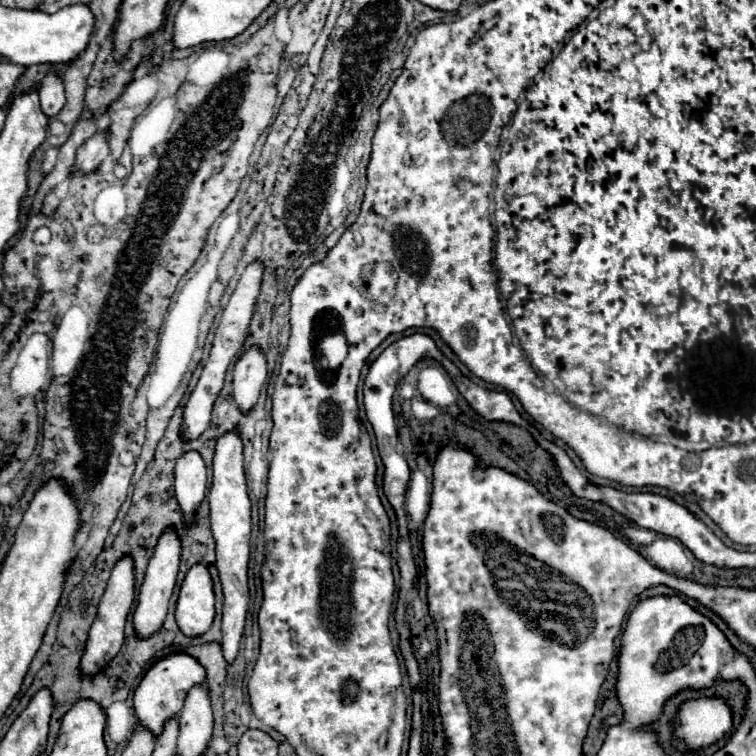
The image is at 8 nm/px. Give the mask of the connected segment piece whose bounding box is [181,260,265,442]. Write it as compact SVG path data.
M253 260L251 264L247 264L245 272L241 274L225 310L223 310L223 316L221 316L221 322L219 322L219 328L215 332L215 340L213 340L213 348L211 348L211 354L209 354L209 360L203 368L203 374L195 386L195 390L191 392L187 404L185 404L185 412L183 412L183 430L181 430L181 438L183 440L195 440L199 438L211 424L211 410L213 410L213 404L217 402L219 398L219 392L223 388L223 382L225 382L225 374L227 374L227 368L231 364L231 360L237 356L237 352L243 348L243 342L245 342L245 336L247 336L247 328L251 324L251 316L255 312L255 304L257 304L257 296L259 296L259 288L261 288L261 278L263 278L263 262L261 260Z

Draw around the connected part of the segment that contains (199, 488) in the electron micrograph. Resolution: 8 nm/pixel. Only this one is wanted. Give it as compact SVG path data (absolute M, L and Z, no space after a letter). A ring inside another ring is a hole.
M187 452L175 466L175 498L179 502L183 522L191 524L207 490L207 468L199 452Z

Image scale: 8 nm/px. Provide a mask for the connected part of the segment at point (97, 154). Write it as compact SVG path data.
M99 130L95 136L85 140L77 150L75 160L75 172L93 172L99 168L99 164L111 154L109 148L109 130Z

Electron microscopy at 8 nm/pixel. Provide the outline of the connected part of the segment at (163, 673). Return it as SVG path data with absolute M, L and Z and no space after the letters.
M169 654L167 658L163 658L157 664L153 664L147 670L147 674L143 676L139 688L135 690L135 698L133 698L133 702L135 702L135 716L139 720L139 726L147 728L153 736L159 736L163 732L163 726L171 718L179 716L187 692L193 686L199 686L203 682L205 682L203 666L195 658L191 658L187 654Z

